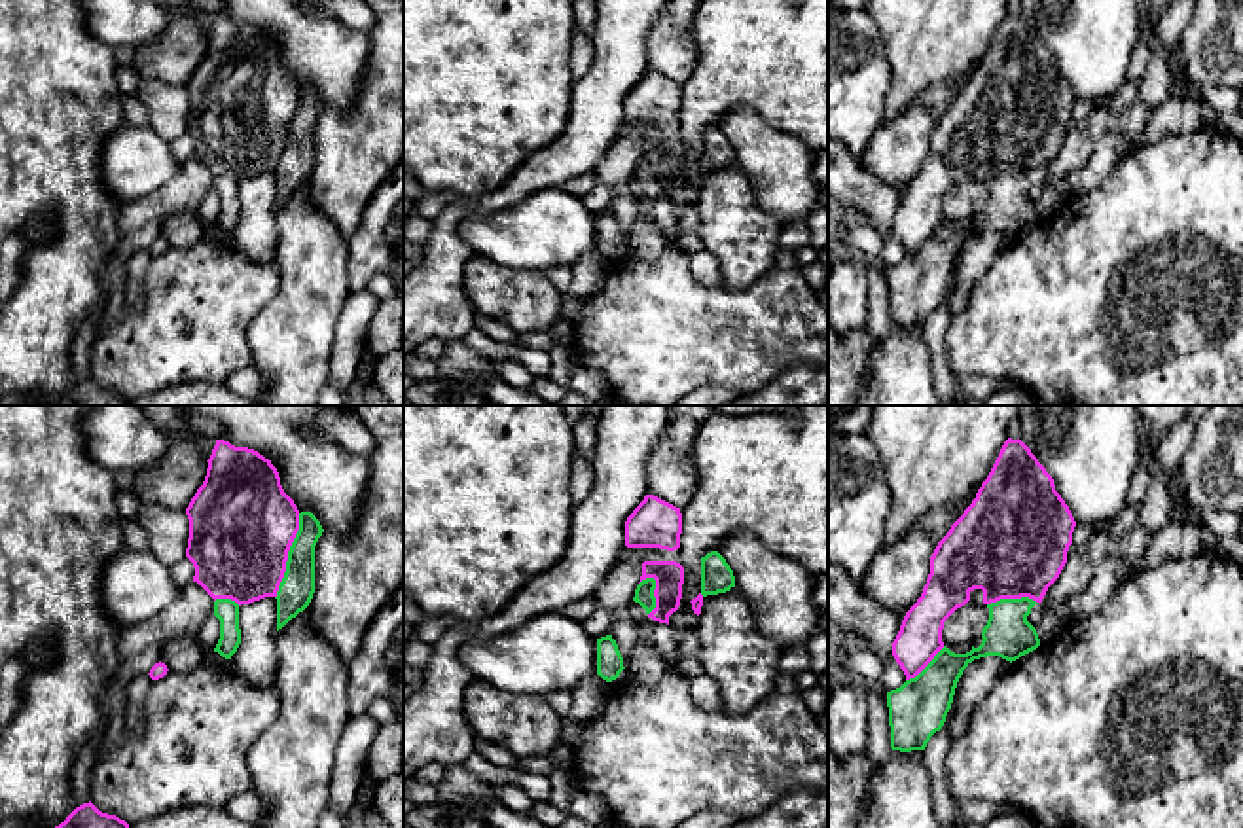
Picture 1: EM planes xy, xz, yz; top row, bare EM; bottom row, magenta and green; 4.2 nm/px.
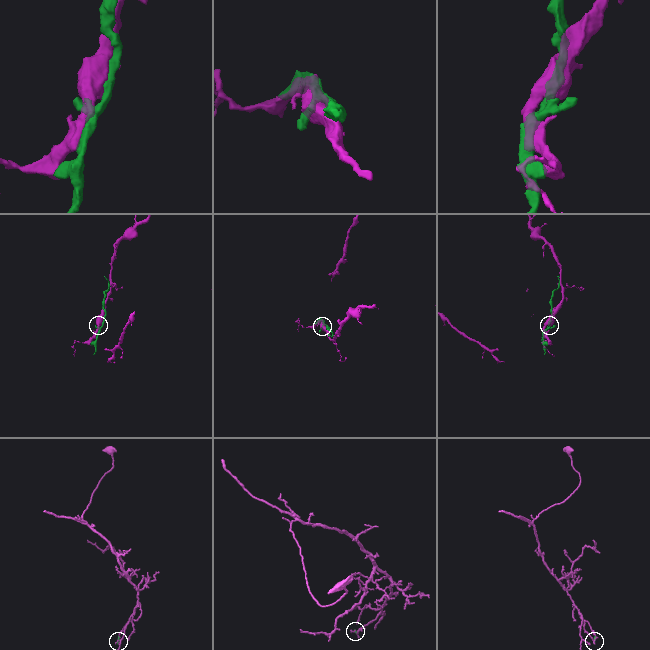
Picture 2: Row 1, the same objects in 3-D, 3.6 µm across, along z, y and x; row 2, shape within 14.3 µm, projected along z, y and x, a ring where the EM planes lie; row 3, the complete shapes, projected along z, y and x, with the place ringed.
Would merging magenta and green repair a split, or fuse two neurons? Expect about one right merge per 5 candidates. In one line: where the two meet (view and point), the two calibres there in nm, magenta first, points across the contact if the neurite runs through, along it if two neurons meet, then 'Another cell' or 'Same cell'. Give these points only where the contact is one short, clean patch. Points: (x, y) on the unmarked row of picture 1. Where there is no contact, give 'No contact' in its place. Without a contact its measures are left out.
Touches magenta at xy (287, 131). Thickness 440 nm (magenta) against 150 nm. Another cell

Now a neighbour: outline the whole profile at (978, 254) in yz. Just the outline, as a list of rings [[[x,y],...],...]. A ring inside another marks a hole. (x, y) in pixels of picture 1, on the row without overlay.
[[[987,231],[974,235],[963,246],[955,263],[951,284],[944,297],[951,316],[957,315],[966,305],[970,292],[993,265],[995,258],[1000,254],[1004,244],[1006,235],[999,231]]]

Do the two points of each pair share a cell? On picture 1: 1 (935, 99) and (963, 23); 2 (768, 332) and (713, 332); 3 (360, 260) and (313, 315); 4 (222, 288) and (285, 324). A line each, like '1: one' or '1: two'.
1: two
2: one
3: two
4: two

